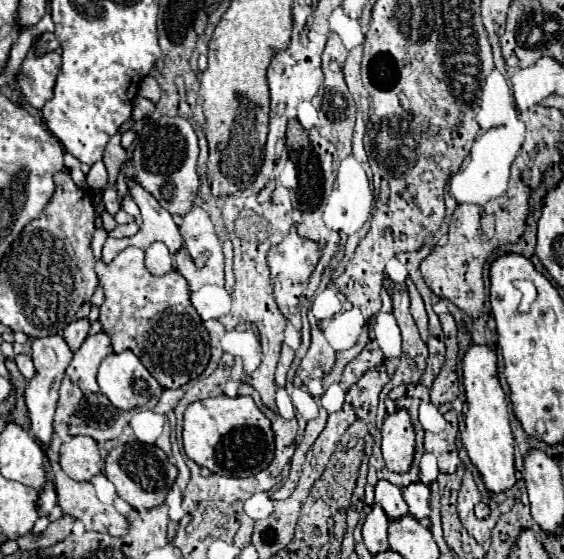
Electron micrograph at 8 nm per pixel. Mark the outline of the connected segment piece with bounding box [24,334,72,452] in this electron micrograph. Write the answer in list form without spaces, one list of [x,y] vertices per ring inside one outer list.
[[[50,336],[50,338],[36,338],[32,342],[32,360],[36,366],[36,374],[34,378],[28,382],[26,386],[26,406],[30,412],[30,420],[32,420],[32,432],[36,436],[36,442],[42,446],[42,450],[46,452],[50,448],[52,442],[52,418],[54,418],[54,410],[56,410],[56,402],[58,402],[58,390],[60,390],[60,382],[64,378],[64,372],[72,360],[72,350],[68,348],[68,344],[64,342],[62,336]]]

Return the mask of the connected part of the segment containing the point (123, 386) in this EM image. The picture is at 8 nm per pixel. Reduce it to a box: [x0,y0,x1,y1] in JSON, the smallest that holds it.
[98,350,158,410]

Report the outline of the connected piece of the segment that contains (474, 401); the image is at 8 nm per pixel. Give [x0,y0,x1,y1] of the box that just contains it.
[460,344,516,494]

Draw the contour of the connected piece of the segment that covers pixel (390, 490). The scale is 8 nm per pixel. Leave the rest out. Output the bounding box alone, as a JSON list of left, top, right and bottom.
[376,480,408,520]

